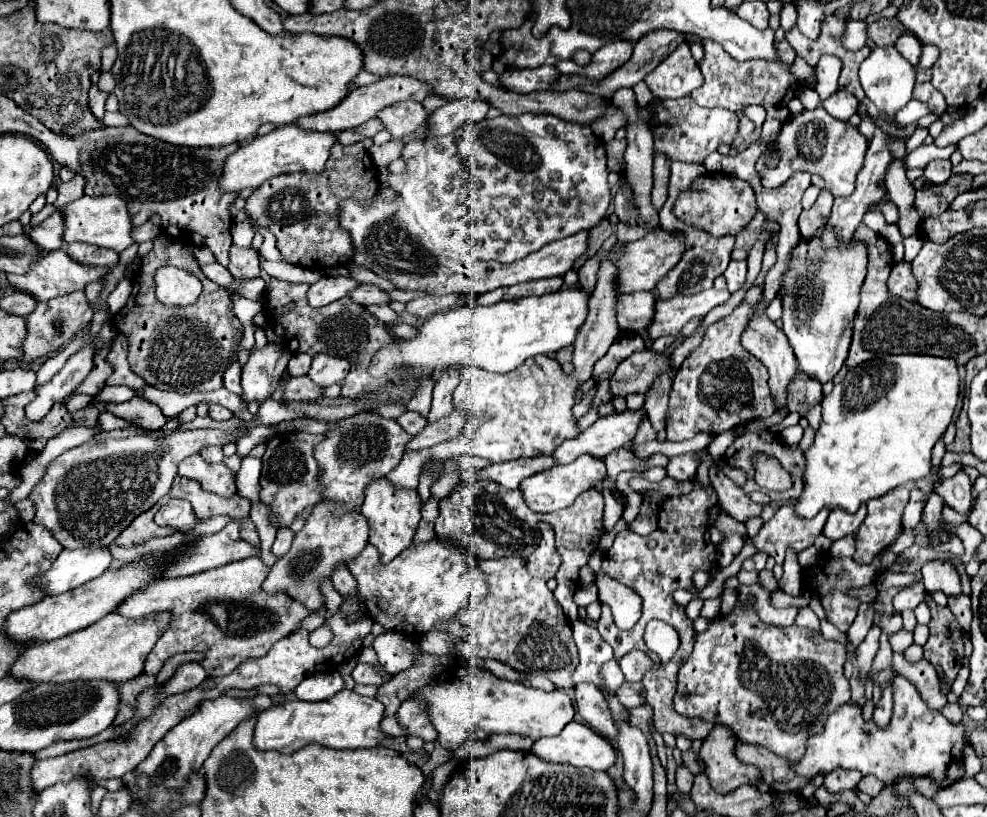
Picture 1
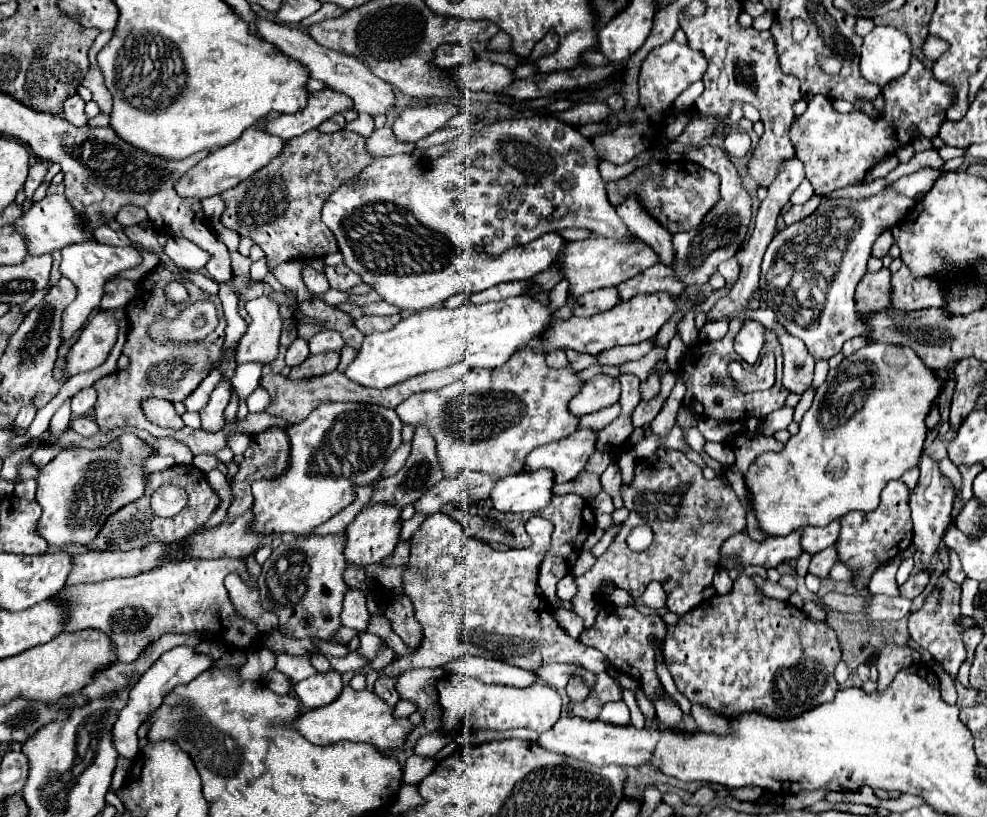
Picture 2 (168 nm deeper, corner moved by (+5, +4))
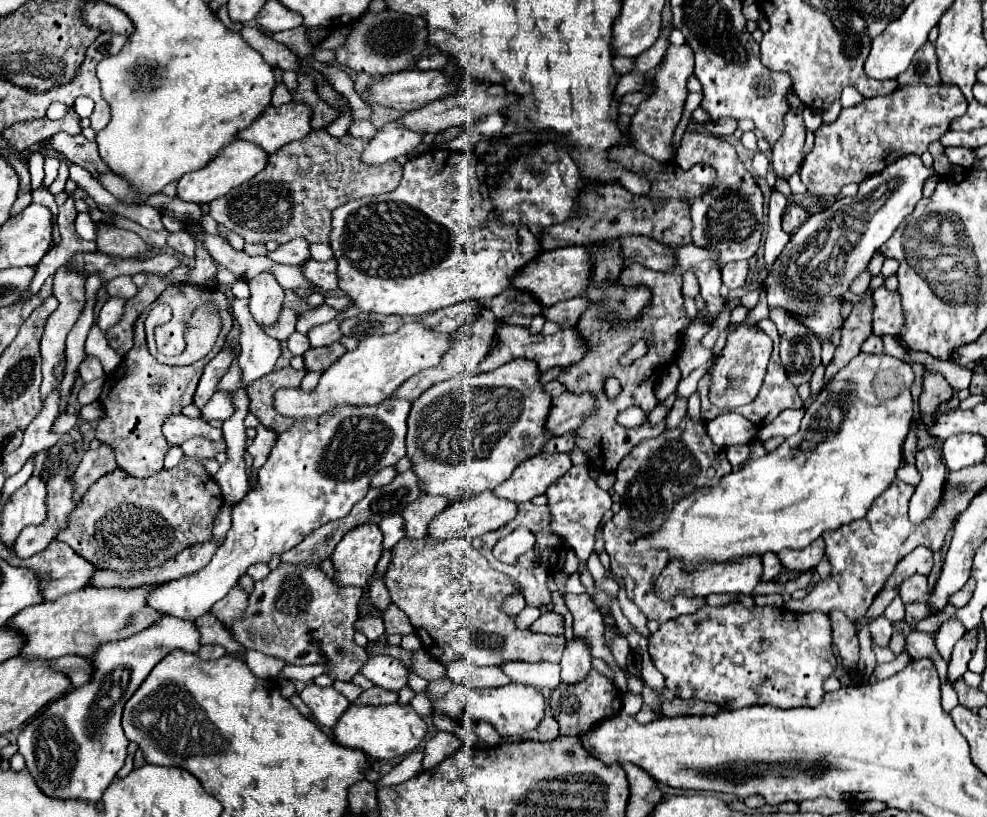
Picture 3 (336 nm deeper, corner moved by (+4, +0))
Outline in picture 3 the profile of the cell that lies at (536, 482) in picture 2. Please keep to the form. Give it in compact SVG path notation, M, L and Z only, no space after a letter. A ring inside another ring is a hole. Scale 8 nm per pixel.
M481 492L475 498L453 502L445 512L441 512L431 524L429 524L429 538L447 540L447 538L475 538L485 532L497 530L511 522L517 516L517 504L511 504L509 500L501 500L499 496L493 496L493 492Z

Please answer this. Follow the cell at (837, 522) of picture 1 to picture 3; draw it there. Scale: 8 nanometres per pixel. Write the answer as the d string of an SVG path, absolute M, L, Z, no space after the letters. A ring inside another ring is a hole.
M813 540L813 544L793 552L789 548L785 548L785 552L779 552L779 558L783 562L783 566L787 570L795 570L795 572L803 572L809 568L815 568L825 556L825 542L821 540Z

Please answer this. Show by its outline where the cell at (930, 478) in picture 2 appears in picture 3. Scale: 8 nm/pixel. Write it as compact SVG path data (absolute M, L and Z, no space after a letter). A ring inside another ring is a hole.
M935 448L919 450L917 470L921 472L921 482L915 488L909 506L909 522L923 524L941 502L943 482L945 482L945 464L941 454Z

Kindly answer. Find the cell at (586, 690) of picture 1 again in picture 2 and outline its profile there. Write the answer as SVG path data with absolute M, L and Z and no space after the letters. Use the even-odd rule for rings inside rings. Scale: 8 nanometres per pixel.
M572 674L570 680L568 680L568 686L566 686L568 698L580 702L580 700L586 700L586 698L588 698L588 692L590 692L590 690L588 690L586 680L584 680L580 674Z

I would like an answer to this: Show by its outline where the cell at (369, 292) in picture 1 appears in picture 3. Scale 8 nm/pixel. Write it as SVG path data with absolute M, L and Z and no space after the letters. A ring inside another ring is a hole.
M307 260L303 266L303 274L305 278L309 278L315 286L319 286L319 290L329 292L329 290L337 290L337 260L329 260L329 262L317 262L317 260Z

